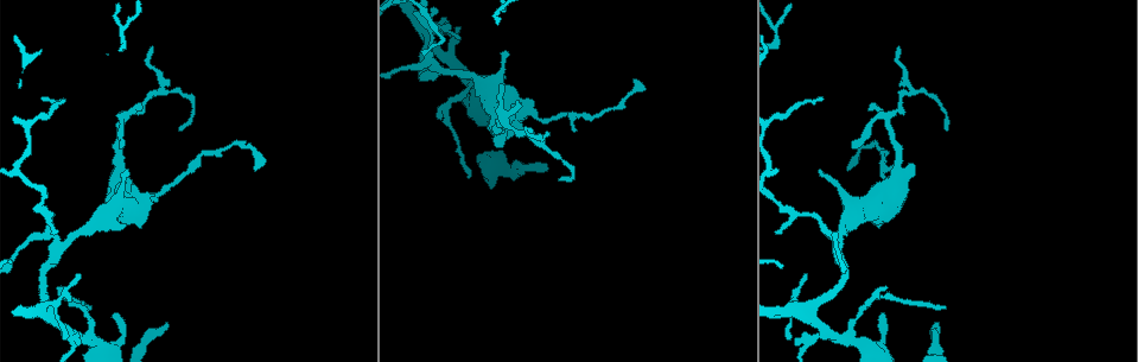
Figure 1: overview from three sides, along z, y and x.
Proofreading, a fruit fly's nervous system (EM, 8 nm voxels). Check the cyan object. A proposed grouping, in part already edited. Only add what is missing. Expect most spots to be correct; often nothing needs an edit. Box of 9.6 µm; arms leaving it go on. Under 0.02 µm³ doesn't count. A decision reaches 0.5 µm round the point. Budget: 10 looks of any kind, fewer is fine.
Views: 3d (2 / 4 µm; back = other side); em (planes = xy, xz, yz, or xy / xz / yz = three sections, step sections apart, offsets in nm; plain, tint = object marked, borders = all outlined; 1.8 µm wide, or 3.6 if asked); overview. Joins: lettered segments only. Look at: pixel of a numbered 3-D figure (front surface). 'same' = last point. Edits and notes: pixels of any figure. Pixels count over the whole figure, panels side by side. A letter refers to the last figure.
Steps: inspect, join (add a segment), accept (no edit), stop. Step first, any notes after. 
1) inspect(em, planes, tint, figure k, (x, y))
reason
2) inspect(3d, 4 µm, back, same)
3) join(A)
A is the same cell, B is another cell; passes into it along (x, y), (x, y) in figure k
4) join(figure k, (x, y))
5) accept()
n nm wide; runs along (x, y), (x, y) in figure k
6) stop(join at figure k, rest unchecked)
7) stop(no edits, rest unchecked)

inspect(em, xz, step 8, borders, figure 1, (92, 309))
thin end

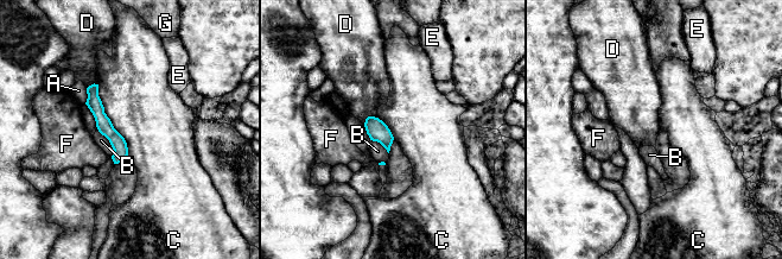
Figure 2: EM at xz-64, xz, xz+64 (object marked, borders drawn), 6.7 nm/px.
inspect(em, planes, borders, same)
another direction

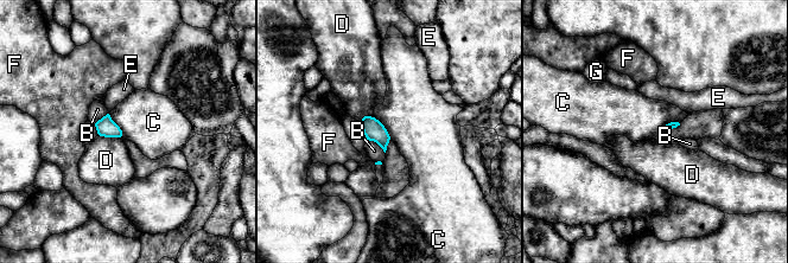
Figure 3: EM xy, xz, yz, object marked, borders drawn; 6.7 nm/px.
accept()
C touches over 190 nm; B, C, D, E, F and G are other cells; border along (374, 116), (391, 138) in figure 3; none of them fits

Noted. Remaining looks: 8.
inspect(3d, 4 µm, back, figure 1, (167, 323))
end of a long branch

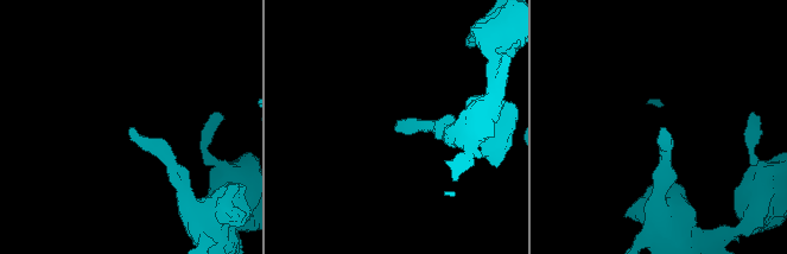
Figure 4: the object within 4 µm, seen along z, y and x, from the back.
inspect(em, 3.6 µm, yz, step 4, borders, figure 4, (400, 131))

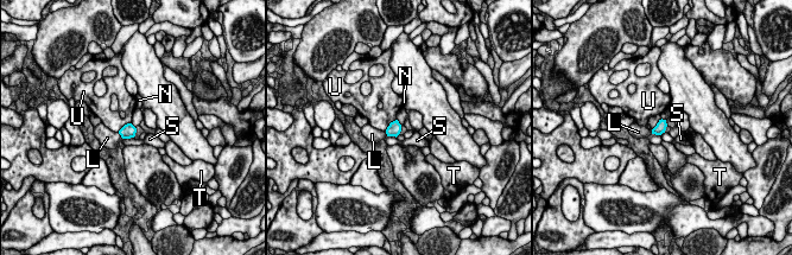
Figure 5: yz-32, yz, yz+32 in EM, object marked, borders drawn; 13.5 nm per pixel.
inspect(em, 3.6 µm, planes, borders, same)
cut it another way

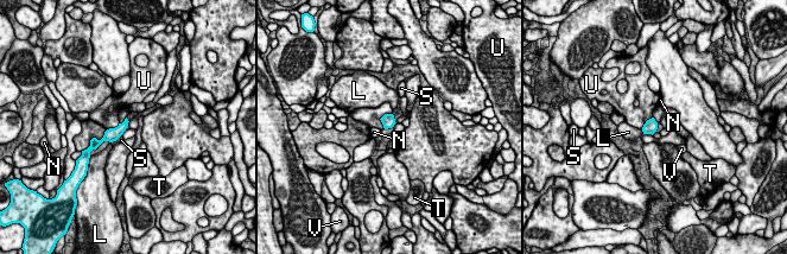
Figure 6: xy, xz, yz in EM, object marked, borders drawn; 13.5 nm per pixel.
accept()
160 nm wide; U touches over 240 nm; L, N, S, T, U and V are other cells; no lettered segment goes on from it

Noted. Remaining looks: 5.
inspect(3d, 4 µm, figure 1, (538, 114))
calibre changes

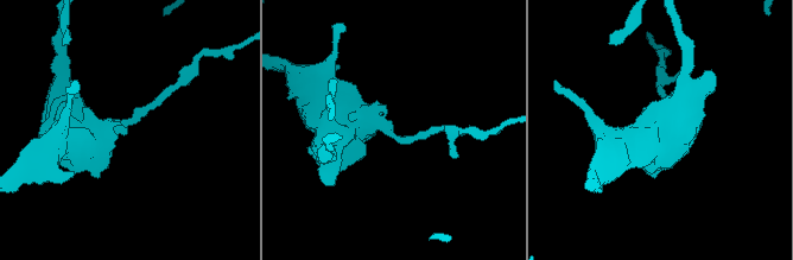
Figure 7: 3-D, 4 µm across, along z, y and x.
inspect(em, 3.6 µm, planes, tint, figure 7, (126, 124))

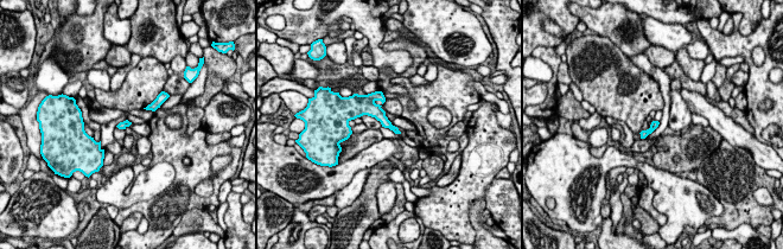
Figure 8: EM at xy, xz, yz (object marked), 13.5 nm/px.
inspect(em, 3.6 µm, planes, borders, same)

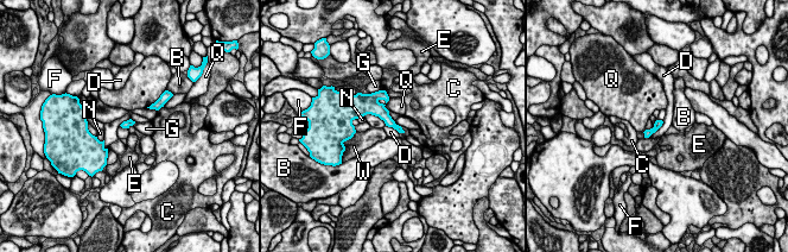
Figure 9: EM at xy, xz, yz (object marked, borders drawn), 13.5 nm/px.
accept()
100 nm wide; B, C, D, E, F, G, N, Q and W are other cells; border along (663, 121), (649, 136) in figure 9; no lettered segment goes on from it

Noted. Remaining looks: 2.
stop(no edits, rest unchecked)

